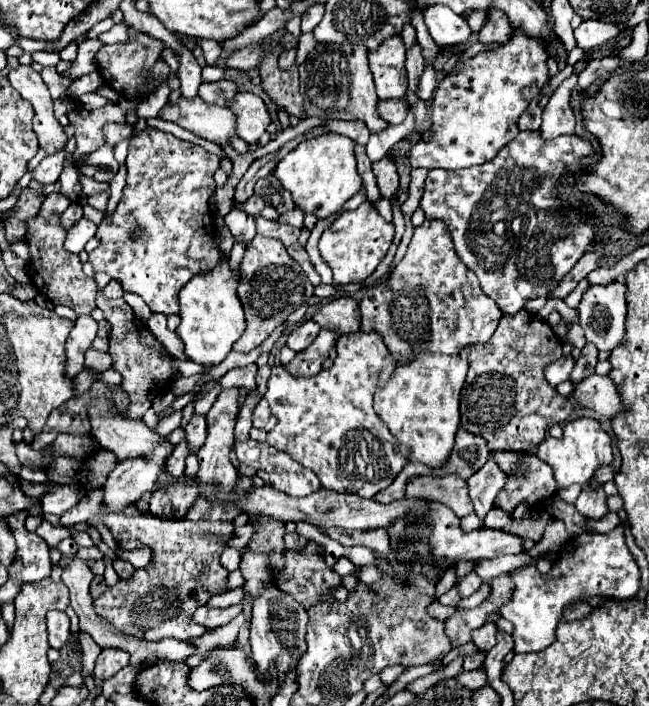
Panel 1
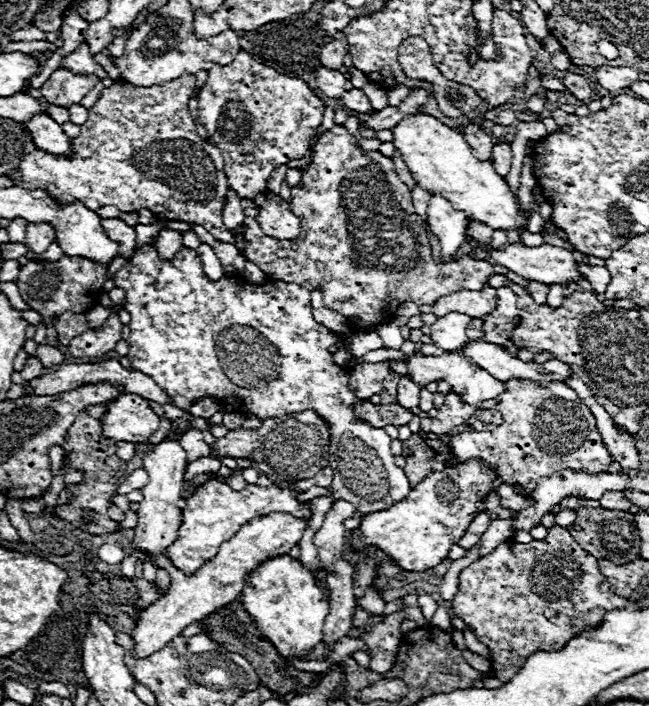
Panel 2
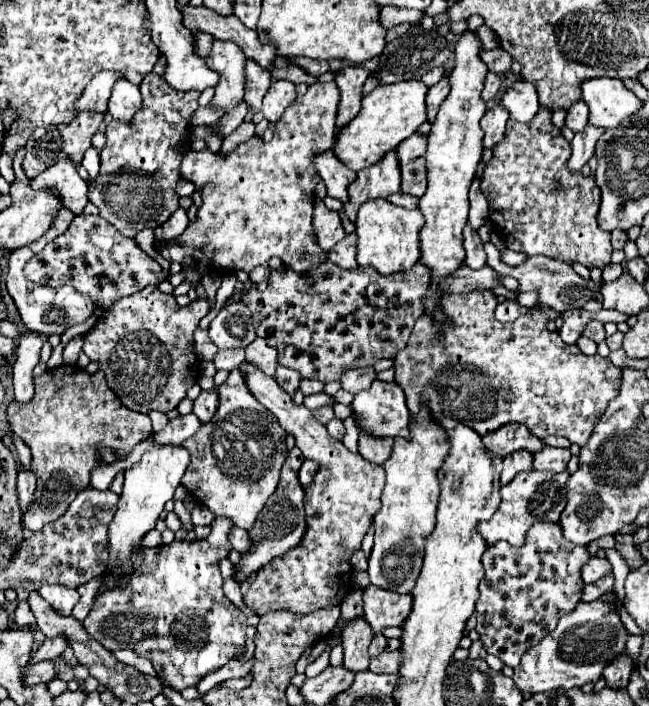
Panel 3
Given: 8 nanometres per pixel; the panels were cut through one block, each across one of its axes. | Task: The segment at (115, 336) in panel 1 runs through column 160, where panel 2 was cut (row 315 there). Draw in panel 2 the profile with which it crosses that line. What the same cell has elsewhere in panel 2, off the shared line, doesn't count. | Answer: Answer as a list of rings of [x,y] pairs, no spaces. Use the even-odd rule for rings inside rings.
[[[338,124],[324,132],[318,140],[310,168],[302,174],[300,184],[292,188],[290,210],[300,218],[302,226],[302,232],[296,240],[278,240],[266,236],[258,222],[246,216],[244,256],[270,278],[294,282],[308,290],[322,286],[326,308],[346,316],[350,320],[352,330],[372,332],[382,322],[392,322],[396,310],[406,300],[422,306],[432,304],[440,296],[446,296],[456,290],[482,290],[484,280],[494,274],[494,268],[488,262],[478,262],[469,257],[446,264],[434,264],[426,228],[420,216],[414,212],[408,186],[396,176],[394,162],[382,156],[378,150],[362,150],[356,136],[352,136],[344,126]]]

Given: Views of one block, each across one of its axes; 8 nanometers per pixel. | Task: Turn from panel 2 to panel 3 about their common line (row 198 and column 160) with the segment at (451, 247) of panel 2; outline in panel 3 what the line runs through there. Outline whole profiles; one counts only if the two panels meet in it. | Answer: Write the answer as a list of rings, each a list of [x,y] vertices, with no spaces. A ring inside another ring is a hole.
[[[186,414],[186,416],[178,416],[174,420],[170,420],[166,424],[166,428],[162,428],[160,432],[156,432],[152,436],[156,446],[180,446],[186,438],[190,438],[192,434],[196,434],[200,428],[198,418],[194,418],[194,414]]]

